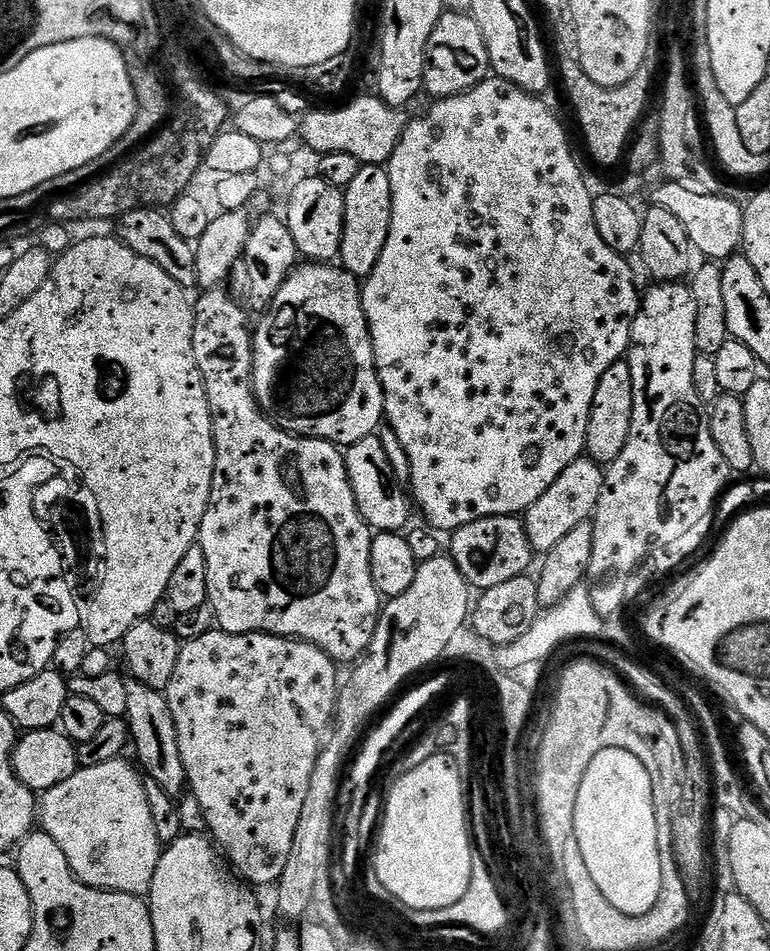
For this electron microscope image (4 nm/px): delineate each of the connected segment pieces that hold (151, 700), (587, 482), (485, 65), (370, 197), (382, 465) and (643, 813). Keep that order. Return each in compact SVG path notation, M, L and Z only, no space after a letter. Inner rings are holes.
M131 678L126 679L126 694L130 694L130 698L126 701L126 714L123 719L128 721L130 748L131 751L136 751L135 763L139 771L147 779L158 782L158 786L162 786L166 794L177 798L184 796L188 788L188 775L186 766L182 766L182 754L178 751L178 730L174 726L174 714L170 714L170 702L167 695L164 692L150 690L150 686L142 686L142 682Z
M587 458L575 460L562 470L558 482L554 482L554 486L550 486L550 490L546 490L546 494L542 494L542 498L523 513L524 529L532 543L533 553L549 552L562 542L562 538L566 538L566 534L570 534L570 530L574 530L574 526L592 519L598 506L598 494L602 494L603 481L604 468Z
M445 11L438 18L438 26L434 26L434 34L430 34L430 42L426 46L423 91L429 92L432 98L457 96L478 86L489 76L490 54L478 22L474 22L468 12Z
M366 164L360 167L358 175L350 181L350 186L343 189L344 194L344 229L339 263L357 278L367 278L378 266L378 257L386 246L390 234L392 217L392 195L390 194L390 174L387 167L378 164Z
M373 434L362 438L362 442L347 445L344 452L344 465L348 481L354 490L354 502L373 533L403 533L410 524L408 522L410 496L395 480L394 470L391 469L390 459L386 456L379 435Z
M613 748L594 754L594 762L590 762L590 766L578 786L578 802L574 810L573 830L574 838L578 842L578 850L582 850L582 859L586 861L586 870L590 870L590 878L594 878L598 890L604 895L606 902L610 902L610 906L614 906L614 910L627 916L644 916L650 910L654 910L654 902L658 902L658 894L662 890L662 858L658 858L658 822L654 822L654 790L650 786L650 774L646 774L646 766L642 766L642 762L638 762L638 758L634 758L634 754Z

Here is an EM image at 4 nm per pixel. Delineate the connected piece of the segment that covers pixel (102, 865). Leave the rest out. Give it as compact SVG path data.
M121 758L102 762L102 766L77 768L66 782L43 793L38 820L66 854L72 873L86 886L144 898L152 885L162 845L158 830L154 830L150 802L146 802L144 780L126 761Z

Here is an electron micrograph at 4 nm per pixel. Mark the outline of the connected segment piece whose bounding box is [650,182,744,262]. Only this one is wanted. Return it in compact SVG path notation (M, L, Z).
M665 182L651 189L650 196L652 196L652 201L650 201L651 207L666 210L668 213L674 214L674 218L678 218L678 222L682 222L682 226L686 229L686 234L690 238L693 249L699 255L701 252L704 258L712 262L723 262L729 256L737 255L744 238L744 210L741 205L730 201L728 198L712 196L710 192L686 190L686 186L671 182Z

